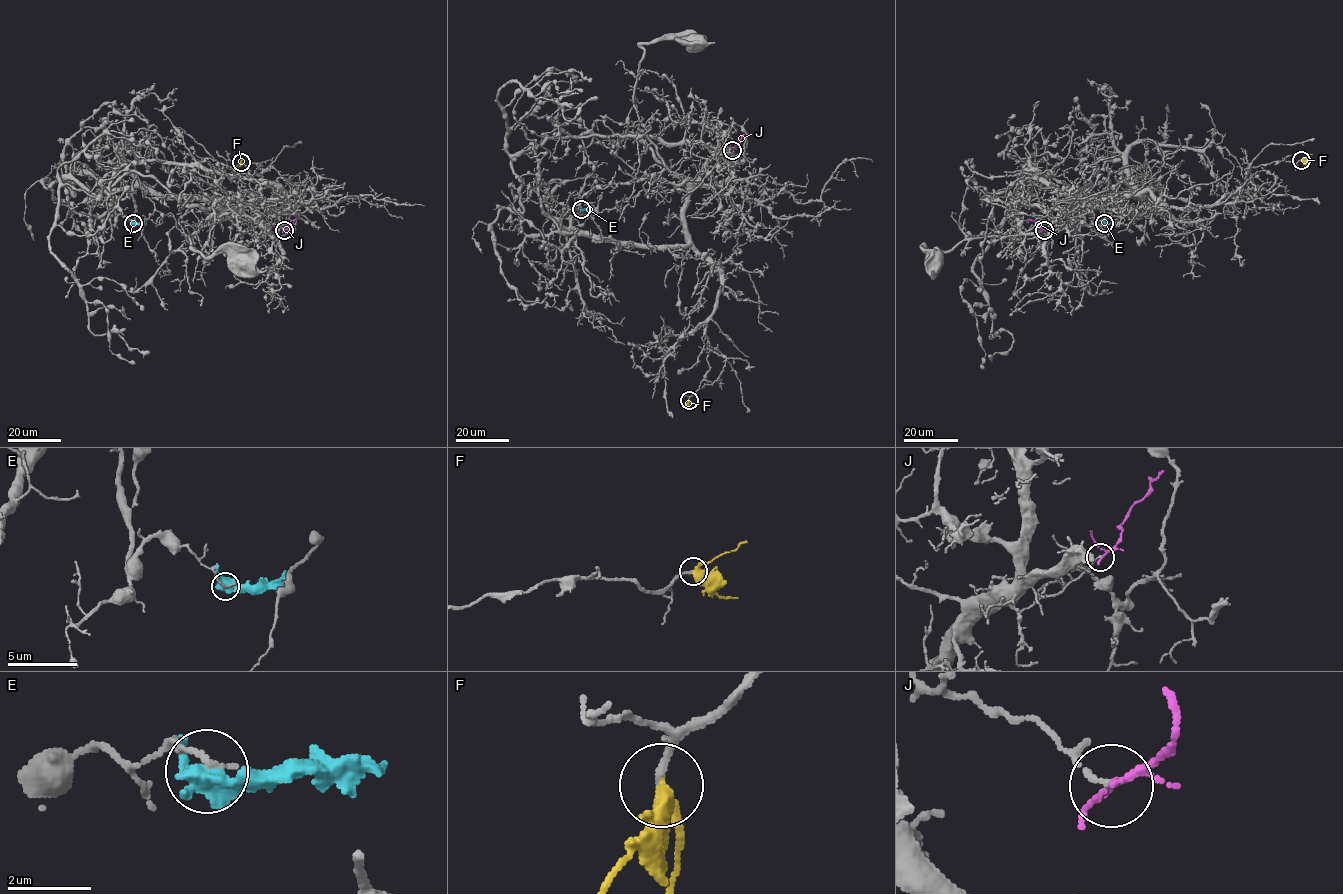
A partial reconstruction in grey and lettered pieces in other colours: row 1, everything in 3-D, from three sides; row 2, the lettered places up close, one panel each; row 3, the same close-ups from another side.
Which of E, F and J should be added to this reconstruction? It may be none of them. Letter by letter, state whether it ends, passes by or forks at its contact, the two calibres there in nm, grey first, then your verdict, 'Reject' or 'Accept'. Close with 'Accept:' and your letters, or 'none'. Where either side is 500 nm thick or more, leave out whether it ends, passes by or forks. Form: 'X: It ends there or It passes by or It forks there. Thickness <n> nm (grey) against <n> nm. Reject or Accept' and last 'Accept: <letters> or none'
E: It passes by. Thickness 160 nm (grey) against 480 nm. Reject
F: It passes by. Thickness 190 nm (grey) against 400 nm. Accept
J: It passes by. Thickness 120 nm (grey) against 140 nm. Reject
Accept: F

